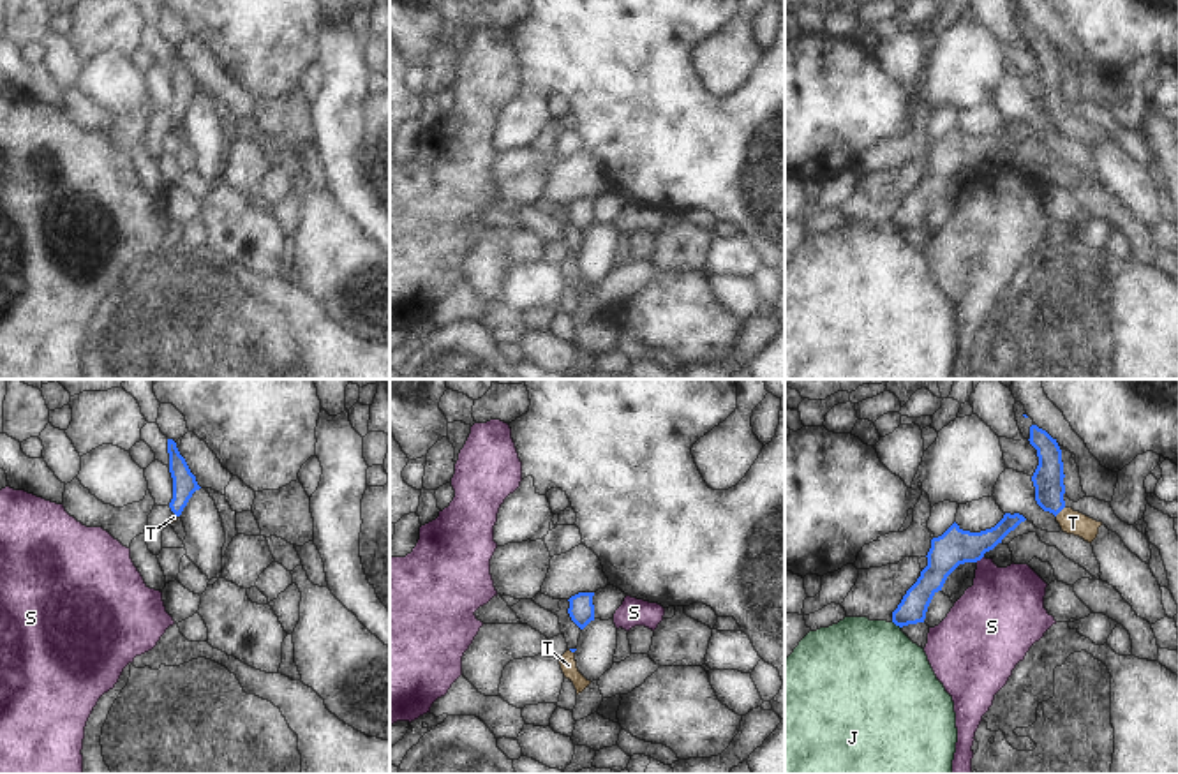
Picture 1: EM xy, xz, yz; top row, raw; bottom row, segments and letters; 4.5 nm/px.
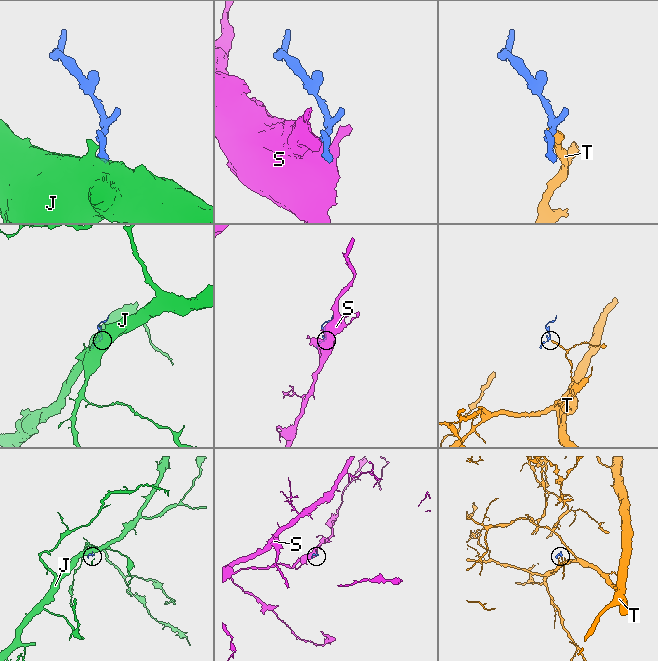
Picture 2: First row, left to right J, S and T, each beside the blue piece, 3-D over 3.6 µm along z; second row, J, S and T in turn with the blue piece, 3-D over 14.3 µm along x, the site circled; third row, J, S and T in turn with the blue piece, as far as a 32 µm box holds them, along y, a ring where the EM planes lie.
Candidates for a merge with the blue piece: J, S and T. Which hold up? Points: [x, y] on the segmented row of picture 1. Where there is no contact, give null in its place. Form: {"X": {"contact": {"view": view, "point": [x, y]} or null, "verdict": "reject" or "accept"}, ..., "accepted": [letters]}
{"J": {"contact": {"view": "yz", "point": [896, 625]}, "verdict": "reject"}, "S": {"contact": {"view": "yz", "point": [979, 559]}, "verdict": "reject"}, "T": {"contact": {"view": "yz", "point": [1058, 512]}, "verdict": "accept"}, "accepted": ["T"]}

